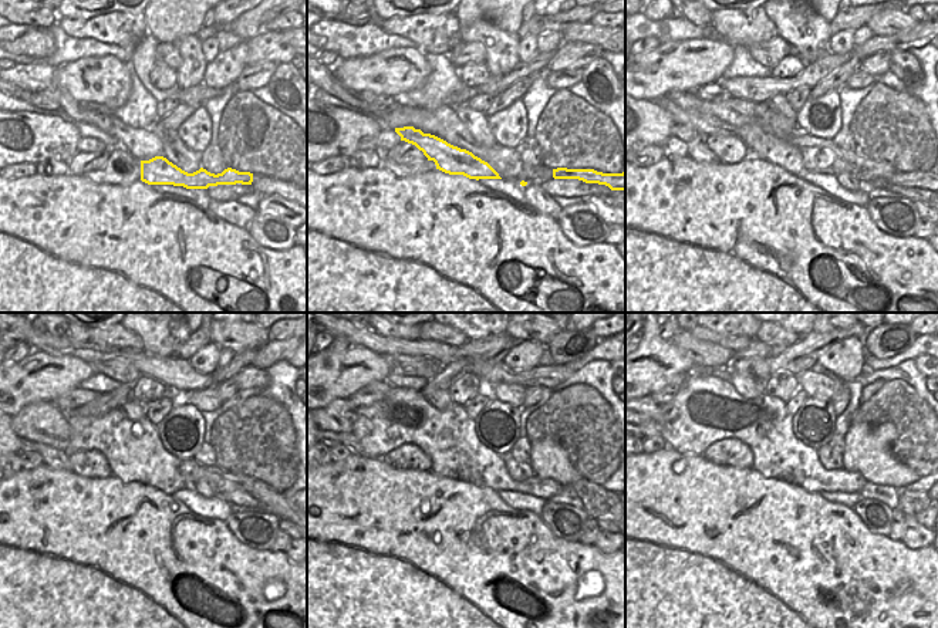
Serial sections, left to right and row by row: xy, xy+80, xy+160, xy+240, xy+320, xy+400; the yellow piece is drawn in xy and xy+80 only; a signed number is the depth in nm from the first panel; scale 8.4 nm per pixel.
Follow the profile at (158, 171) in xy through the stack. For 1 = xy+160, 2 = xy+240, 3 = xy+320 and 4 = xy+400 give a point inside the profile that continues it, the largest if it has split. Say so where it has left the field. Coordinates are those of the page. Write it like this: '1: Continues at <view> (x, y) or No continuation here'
1: Continues at xy+160 (704, 125)
2: Continues at xy+240 (43, 422)
3: Continues at xy+320 (336, 417)
4: Continues at xy+400 (654, 407)

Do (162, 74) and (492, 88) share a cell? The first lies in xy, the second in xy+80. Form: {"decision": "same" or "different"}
{"decision": "different"}

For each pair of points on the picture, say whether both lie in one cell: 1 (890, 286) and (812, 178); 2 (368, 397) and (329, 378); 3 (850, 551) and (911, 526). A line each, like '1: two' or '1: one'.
1: two
2: two
3: two

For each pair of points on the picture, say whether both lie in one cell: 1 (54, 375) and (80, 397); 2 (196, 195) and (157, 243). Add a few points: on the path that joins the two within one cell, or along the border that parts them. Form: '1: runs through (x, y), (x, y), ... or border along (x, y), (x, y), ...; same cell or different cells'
1: border along (78, 387), (53, 401); different cells
2: border along (159, 192), (186, 196), (206, 210); different cells

